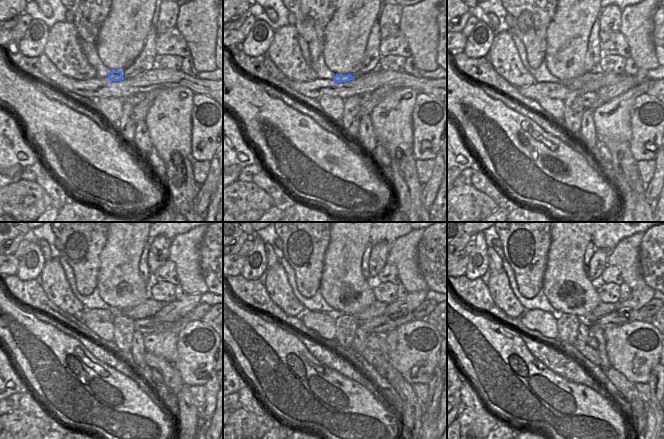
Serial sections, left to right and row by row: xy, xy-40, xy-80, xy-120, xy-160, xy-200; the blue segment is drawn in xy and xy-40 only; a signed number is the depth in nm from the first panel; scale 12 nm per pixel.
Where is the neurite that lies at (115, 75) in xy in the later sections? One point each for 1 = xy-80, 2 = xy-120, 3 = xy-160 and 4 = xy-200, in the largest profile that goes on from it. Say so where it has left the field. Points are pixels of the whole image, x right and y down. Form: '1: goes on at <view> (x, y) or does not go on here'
1: goes on at xy-80 (577, 83)
2: goes on at xy-120 (149, 307)
3: goes on at xy-160 (377, 308)
4: goes on at xy-200 (602, 309)

